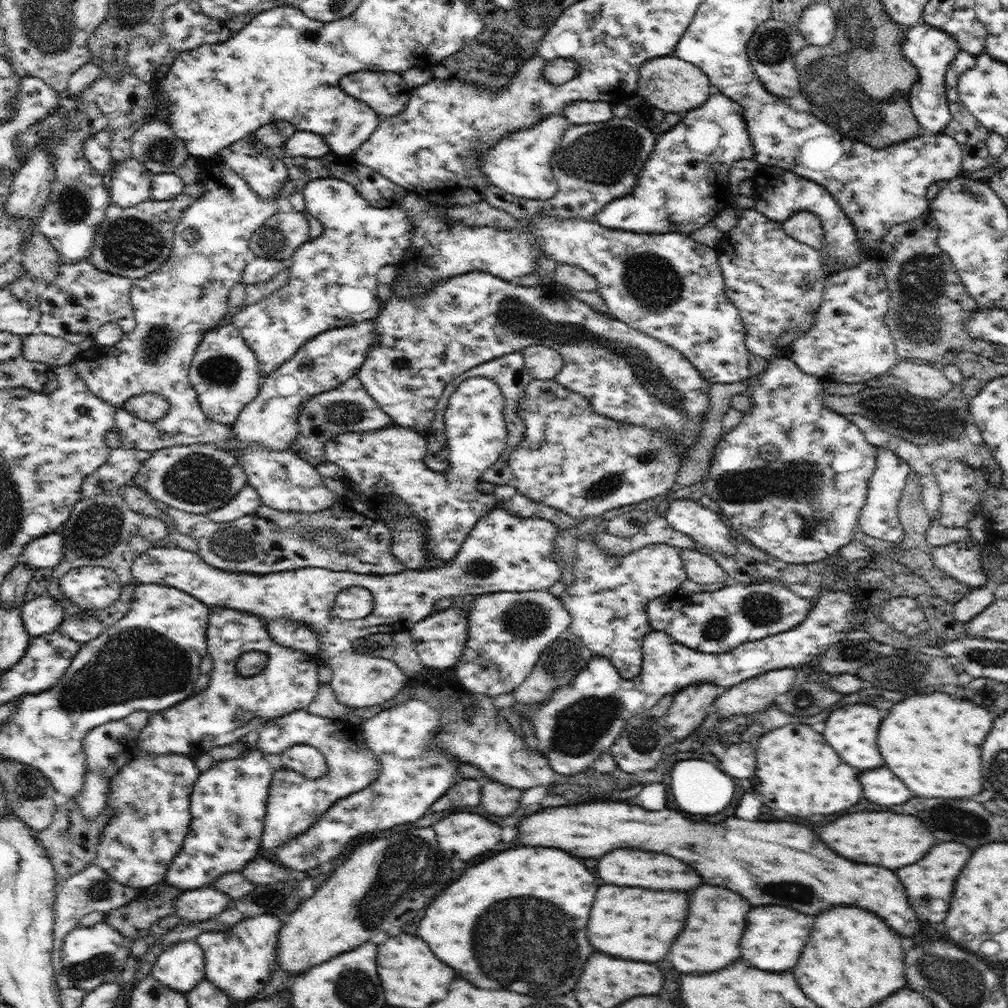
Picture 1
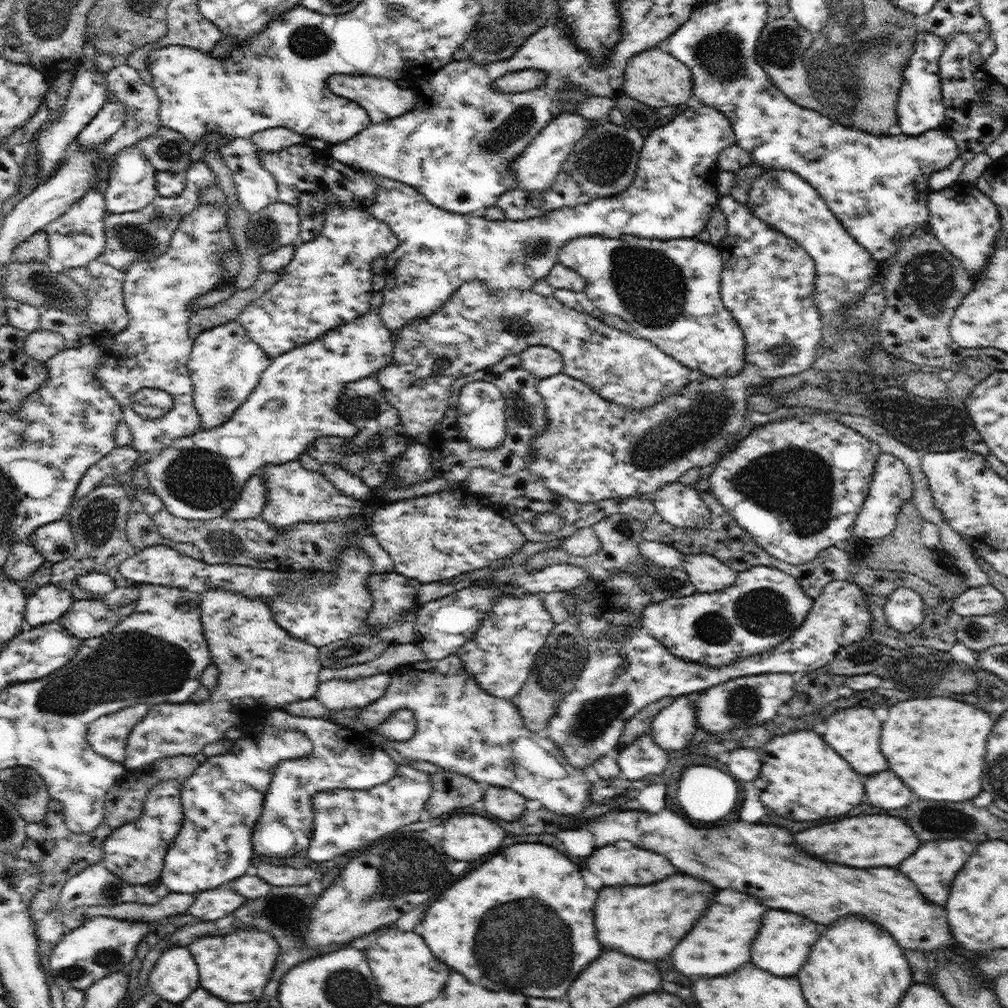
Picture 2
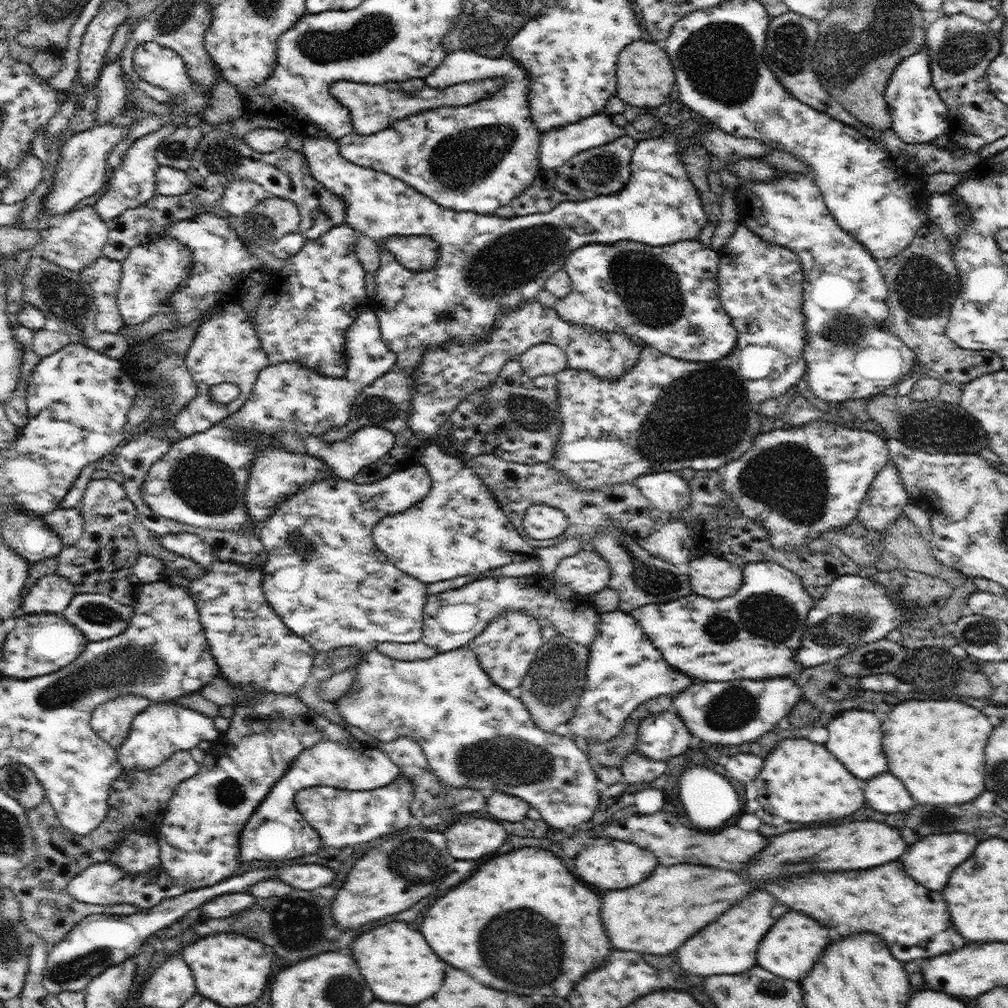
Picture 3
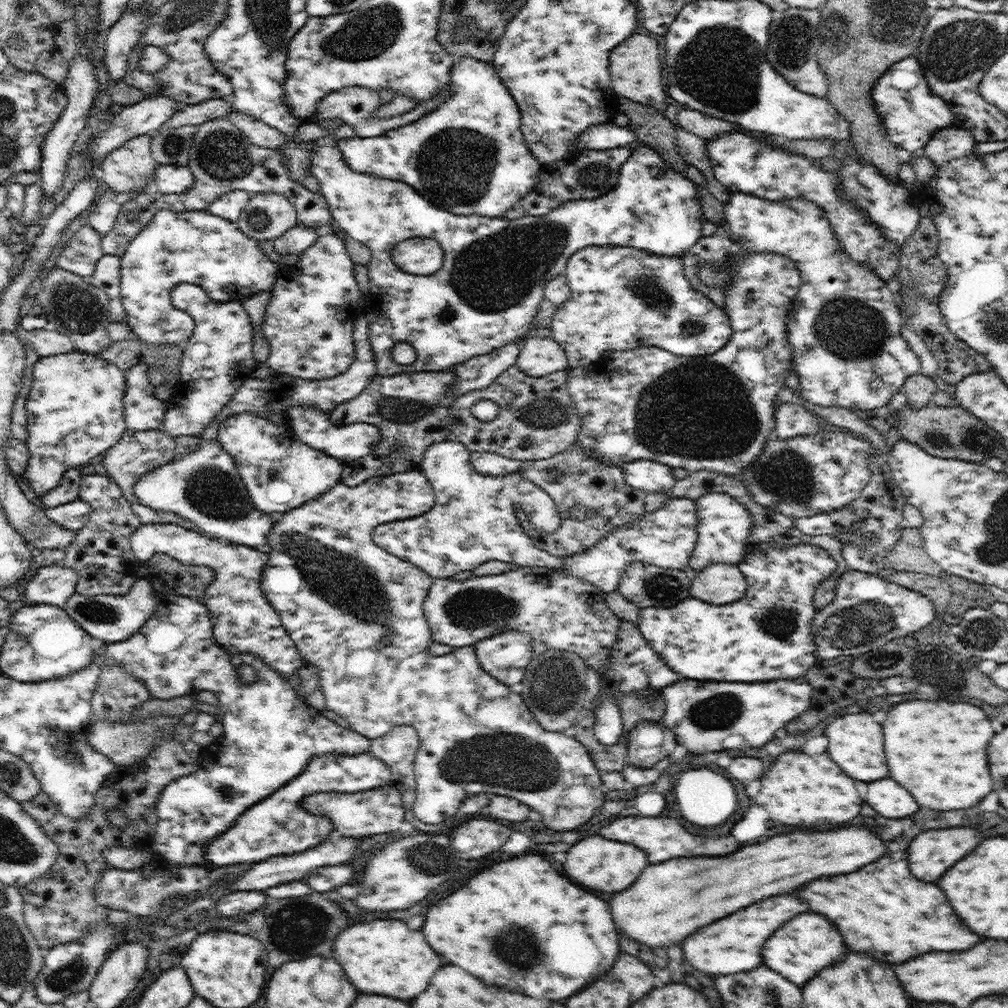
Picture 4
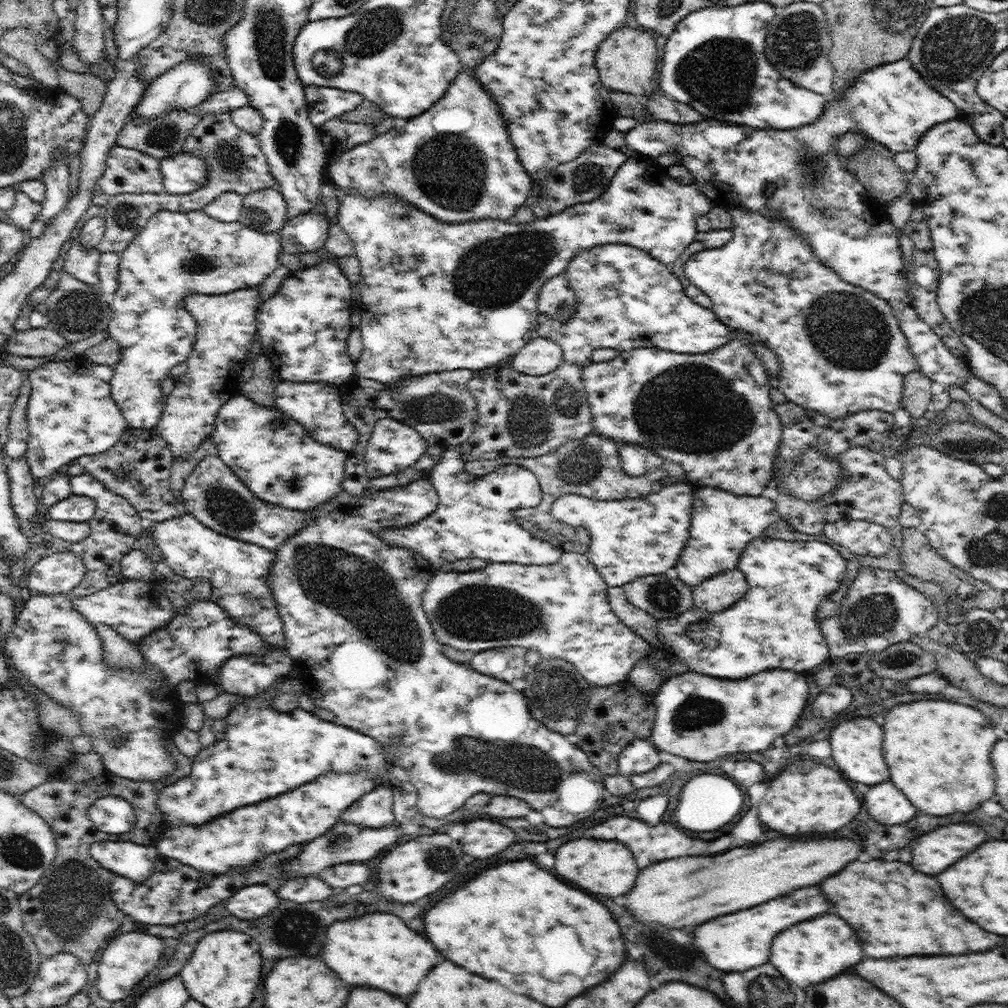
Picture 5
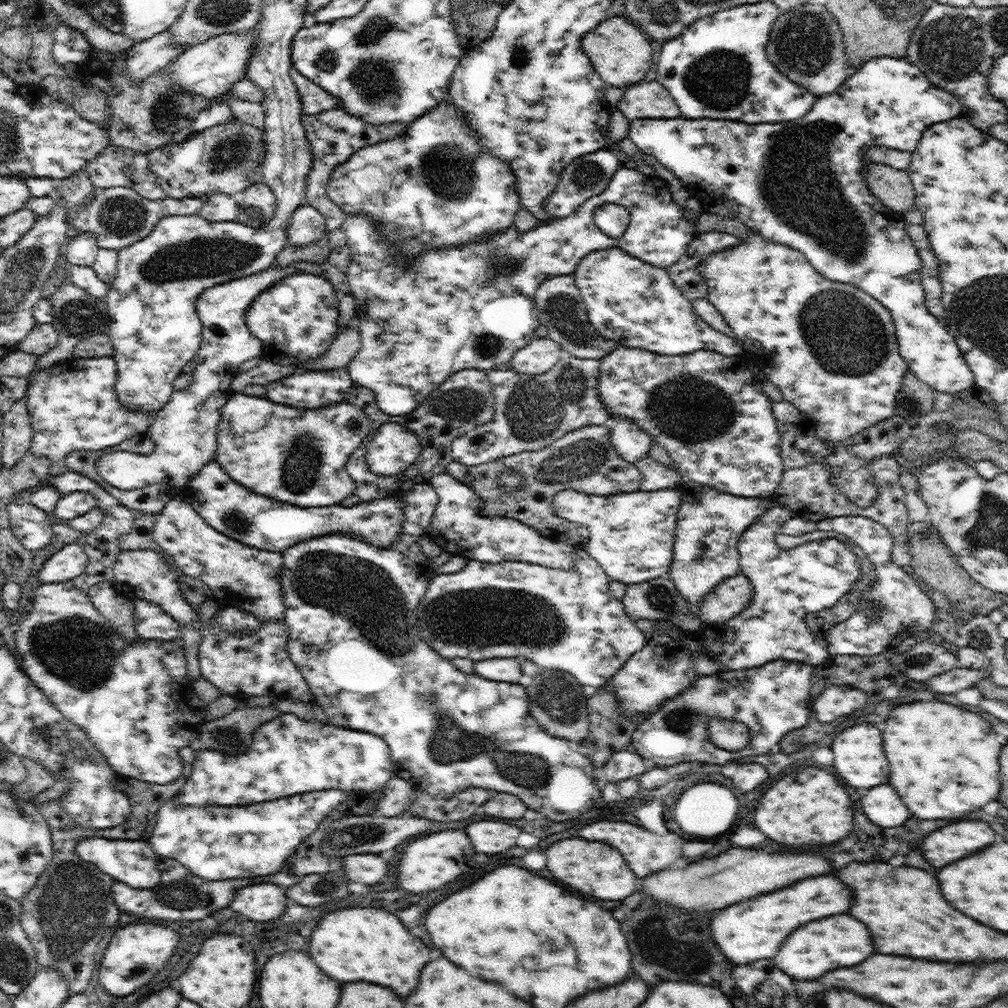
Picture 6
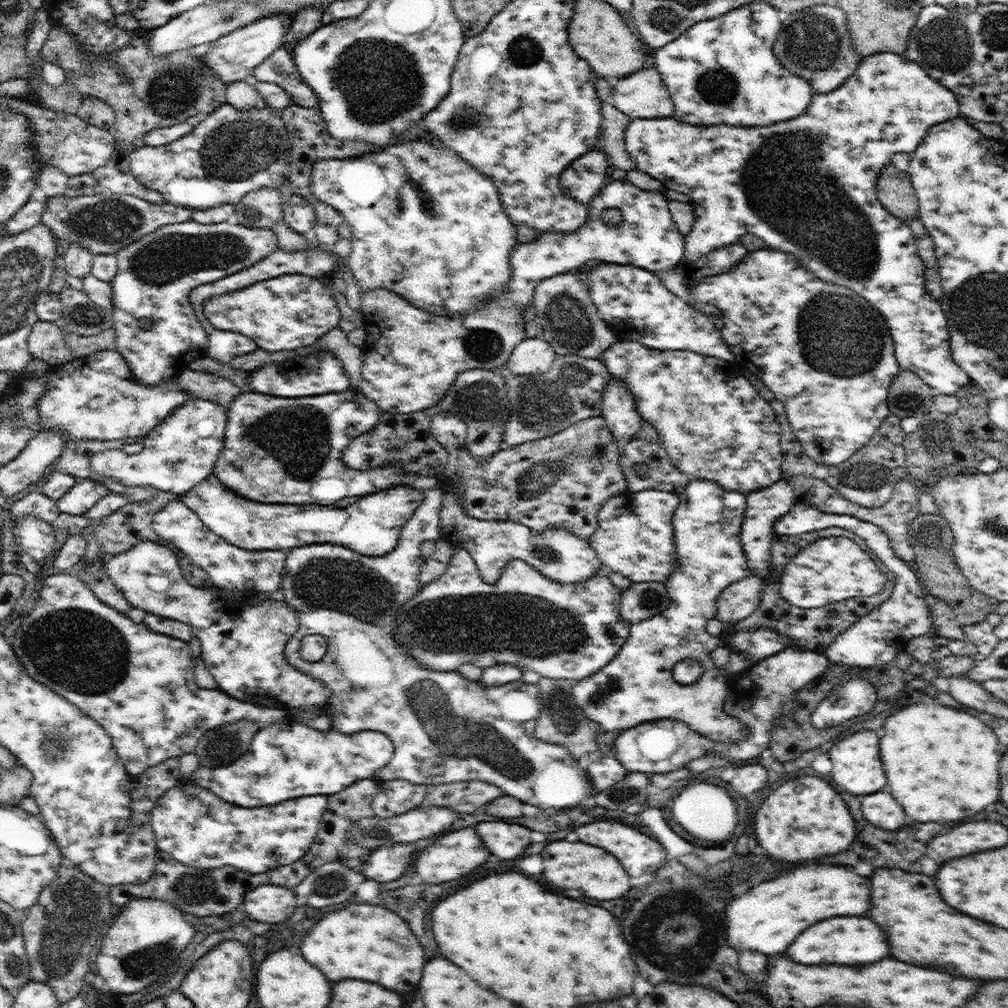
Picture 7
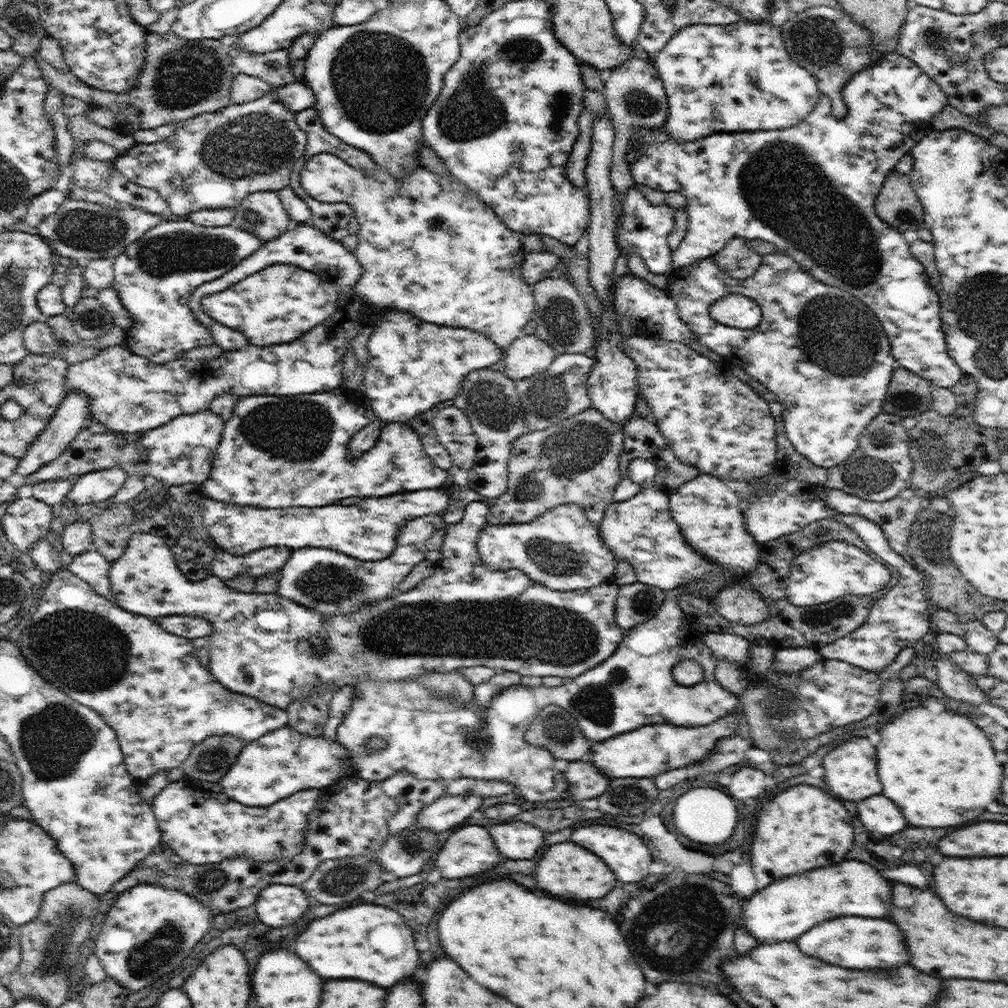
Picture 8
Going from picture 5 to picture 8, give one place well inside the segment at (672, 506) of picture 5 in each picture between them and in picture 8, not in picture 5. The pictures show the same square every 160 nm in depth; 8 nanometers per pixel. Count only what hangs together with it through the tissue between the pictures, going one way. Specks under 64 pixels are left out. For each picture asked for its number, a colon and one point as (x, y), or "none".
6: (631, 534)
7: (634, 536)
8: (640, 530)

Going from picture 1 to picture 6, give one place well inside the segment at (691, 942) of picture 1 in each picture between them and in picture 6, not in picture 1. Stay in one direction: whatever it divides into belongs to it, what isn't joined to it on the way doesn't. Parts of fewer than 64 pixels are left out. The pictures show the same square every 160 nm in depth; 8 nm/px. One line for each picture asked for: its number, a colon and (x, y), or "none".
2: (720, 941)
3: (728, 946)
4: (734, 944)
5: (742, 940)
6: (752, 930)

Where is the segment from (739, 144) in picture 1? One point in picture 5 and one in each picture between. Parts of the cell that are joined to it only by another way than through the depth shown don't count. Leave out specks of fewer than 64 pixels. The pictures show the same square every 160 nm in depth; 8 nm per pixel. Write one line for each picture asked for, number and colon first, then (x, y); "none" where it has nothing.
2: (673, 193)
3: (488, 264)
4: (489, 289)
5: (434, 296)

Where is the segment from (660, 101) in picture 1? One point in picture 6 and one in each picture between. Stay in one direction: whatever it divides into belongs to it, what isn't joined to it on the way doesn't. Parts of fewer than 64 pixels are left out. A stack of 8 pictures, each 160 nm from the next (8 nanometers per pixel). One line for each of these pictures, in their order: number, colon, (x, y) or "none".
2: (654, 77)
3: (646, 78)
4: (635, 67)
5: (627, 61)
6: (621, 53)

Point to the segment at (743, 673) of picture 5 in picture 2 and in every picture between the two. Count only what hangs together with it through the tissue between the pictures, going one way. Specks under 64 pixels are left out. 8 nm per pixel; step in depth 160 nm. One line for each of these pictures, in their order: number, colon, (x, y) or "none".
2: (764, 606)
3: (755, 633)
4: (767, 634)

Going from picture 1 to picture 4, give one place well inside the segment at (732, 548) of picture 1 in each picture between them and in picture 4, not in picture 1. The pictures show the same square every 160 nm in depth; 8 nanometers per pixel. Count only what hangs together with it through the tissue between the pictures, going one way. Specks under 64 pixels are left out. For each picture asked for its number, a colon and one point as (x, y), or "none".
2: (681, 505)
3: (667, 491)
4: (647, 475)

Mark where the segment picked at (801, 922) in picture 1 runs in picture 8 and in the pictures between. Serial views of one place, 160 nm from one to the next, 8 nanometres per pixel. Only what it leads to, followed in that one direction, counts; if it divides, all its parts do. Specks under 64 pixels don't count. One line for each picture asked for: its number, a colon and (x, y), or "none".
2: (782, 946)
3: (790, 948)
4: (798, 950)
5: (813, 951)
6: (824, 945)
7: (850, 940)
8: (865, 943)

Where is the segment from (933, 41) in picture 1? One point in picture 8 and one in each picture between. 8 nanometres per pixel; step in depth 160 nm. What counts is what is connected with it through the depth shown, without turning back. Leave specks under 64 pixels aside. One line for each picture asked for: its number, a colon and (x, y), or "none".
2: (920, 108)
3: (918, 115)
4: (911, 112)
5: (796, 175)
6: (802, 184)
7: (808, 184)
8: (811, 190)

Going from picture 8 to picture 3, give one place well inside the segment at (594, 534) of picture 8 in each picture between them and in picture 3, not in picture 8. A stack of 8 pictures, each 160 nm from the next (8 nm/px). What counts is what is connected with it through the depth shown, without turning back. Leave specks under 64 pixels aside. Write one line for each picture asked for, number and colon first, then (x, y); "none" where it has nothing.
3: (457, 529)
4: (472, 521)
5: (474, 518)
6: (458, 526)
7: (560, 555)

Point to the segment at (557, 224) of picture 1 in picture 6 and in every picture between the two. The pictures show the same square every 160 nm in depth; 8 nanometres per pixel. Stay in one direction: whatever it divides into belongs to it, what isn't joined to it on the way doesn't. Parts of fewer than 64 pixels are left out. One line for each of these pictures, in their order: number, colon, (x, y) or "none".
2: (668, 291)
3: (668, 296)
4: (622, 298)
5: (626, 299)
6: (633, 303)

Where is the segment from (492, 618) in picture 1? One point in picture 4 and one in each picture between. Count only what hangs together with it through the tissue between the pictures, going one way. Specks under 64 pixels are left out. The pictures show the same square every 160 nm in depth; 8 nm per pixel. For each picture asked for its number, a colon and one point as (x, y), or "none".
2: (500, 656)
3: (505, 649)
4: (505, 656)

